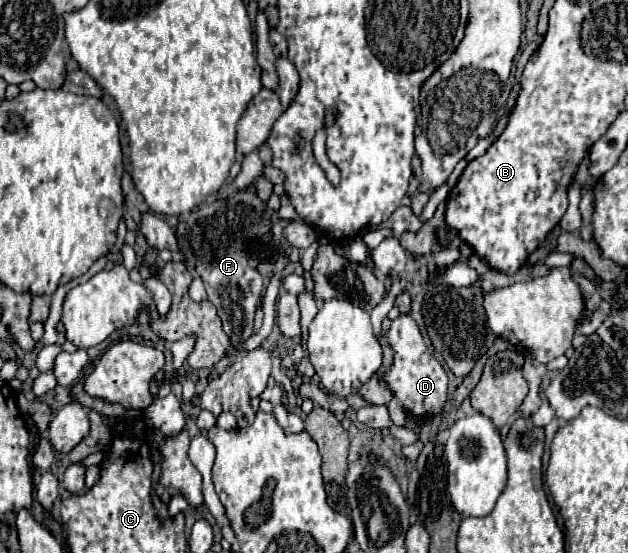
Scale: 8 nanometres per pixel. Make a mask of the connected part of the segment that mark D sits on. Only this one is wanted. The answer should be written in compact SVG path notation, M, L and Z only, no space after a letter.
M399 316L393 320L393 324L387 332L387 338L395 350L395 360L393 360L391 370L385 374L385 382L389 384L393 394L399 398L399 402L407 414L421 416L421 418L437 414L449 398L447 374L443 370L441 362L427 350L423 336L419 332L419 326L415 324L413 318Z

